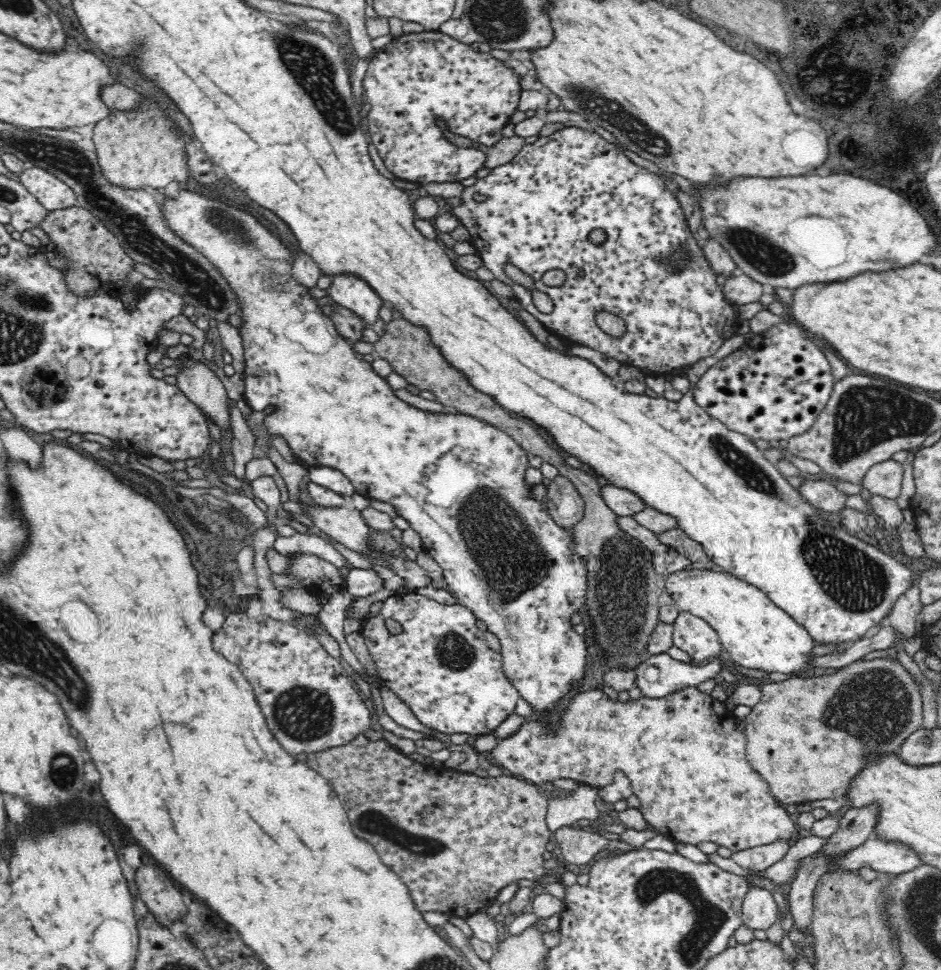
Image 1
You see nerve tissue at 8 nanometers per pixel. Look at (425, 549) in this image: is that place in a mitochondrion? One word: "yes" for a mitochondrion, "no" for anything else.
no

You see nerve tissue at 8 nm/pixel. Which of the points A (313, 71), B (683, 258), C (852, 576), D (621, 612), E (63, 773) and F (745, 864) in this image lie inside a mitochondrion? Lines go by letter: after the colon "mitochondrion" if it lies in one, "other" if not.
A: mitochondrion
B: mitochondrion
C: mitochondrion
D: mitochondrion
E: mitochondrion
F: other

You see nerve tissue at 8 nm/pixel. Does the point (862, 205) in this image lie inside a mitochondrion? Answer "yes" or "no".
no

